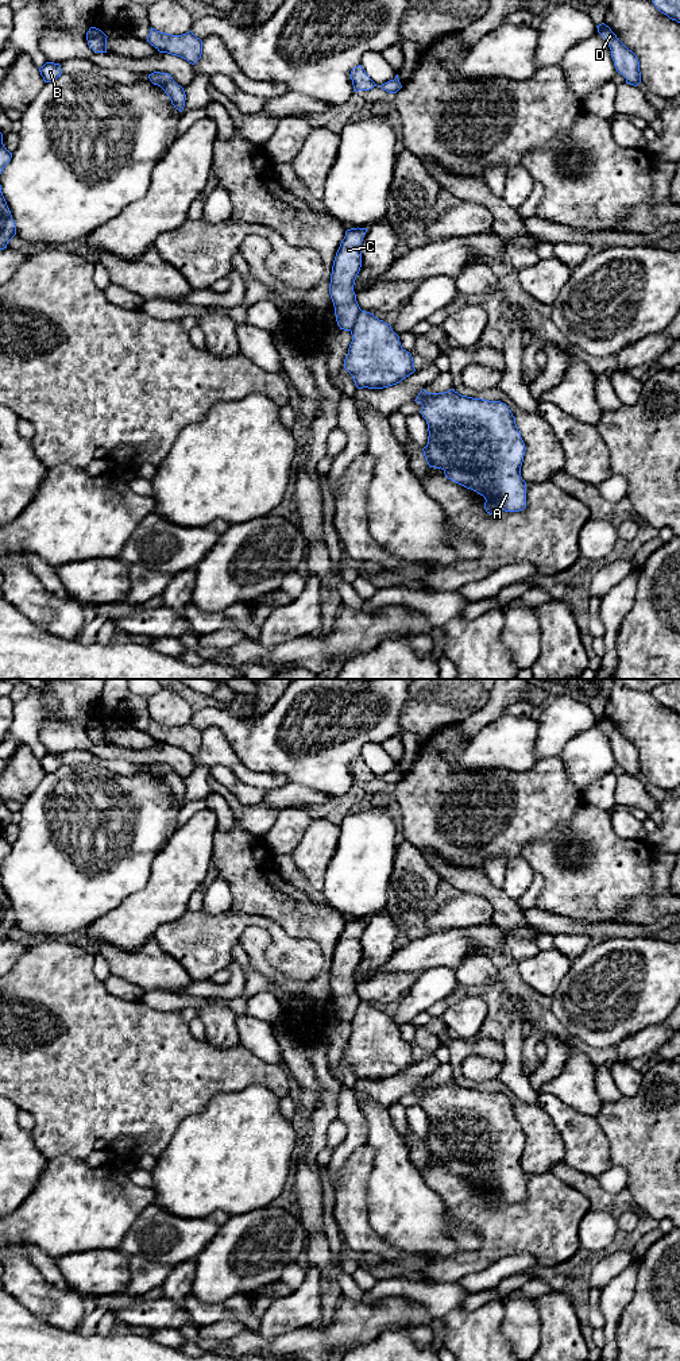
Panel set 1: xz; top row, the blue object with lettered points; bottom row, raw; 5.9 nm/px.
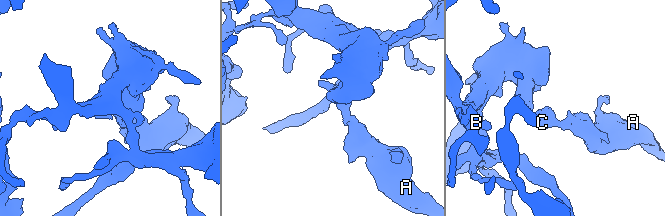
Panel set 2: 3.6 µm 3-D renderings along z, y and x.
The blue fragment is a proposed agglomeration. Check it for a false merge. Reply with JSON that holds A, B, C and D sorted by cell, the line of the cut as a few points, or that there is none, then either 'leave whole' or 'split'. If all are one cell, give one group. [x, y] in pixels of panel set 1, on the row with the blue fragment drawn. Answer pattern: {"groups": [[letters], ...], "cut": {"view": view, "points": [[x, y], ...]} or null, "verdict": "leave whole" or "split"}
{"groups": [["A", "B", "D"], ["C"]], "cut": {"view": "xz", "points": [[360, 309], [355, 324], [350, 330]]}, "verdict": "split"}

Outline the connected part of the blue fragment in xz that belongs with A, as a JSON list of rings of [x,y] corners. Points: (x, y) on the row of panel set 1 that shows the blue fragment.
[[[422,389],[414,401],[422,405],[420,413],[428,424],[428,444],[422,451],[429,467],[441,469],[448,479],[483,496],[484,509],[490,514],[501,510],[519,512],[526,508],[526,482],[521,477],[526,447],[515,417],[506,404],[461,396],[455,389],[444,393],[426,393]]]

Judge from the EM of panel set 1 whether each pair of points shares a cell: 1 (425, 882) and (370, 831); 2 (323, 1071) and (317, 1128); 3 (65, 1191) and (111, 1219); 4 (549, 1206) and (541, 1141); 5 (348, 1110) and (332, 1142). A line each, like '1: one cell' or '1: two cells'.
1: two cells
2: one cell
3: one cell
4: two cells
5: two cells

